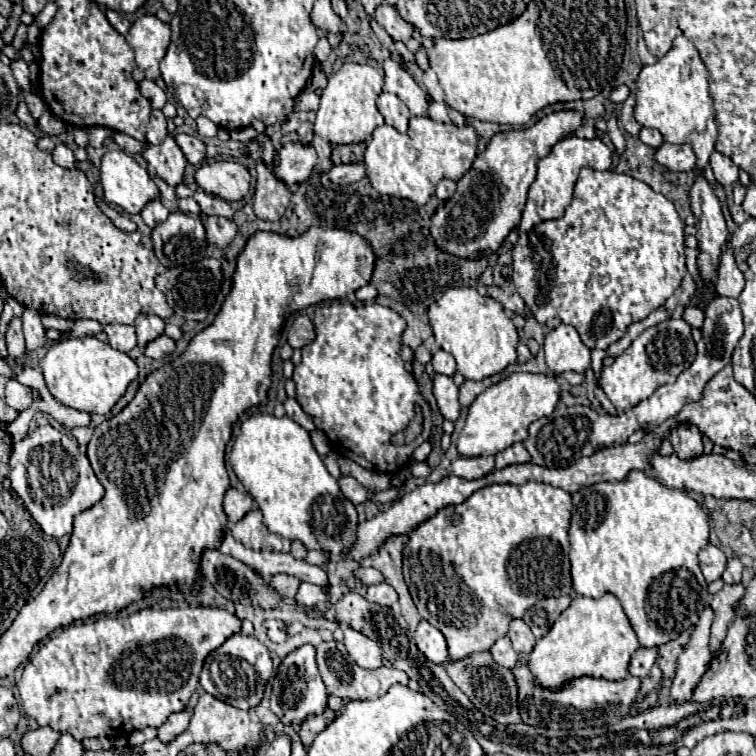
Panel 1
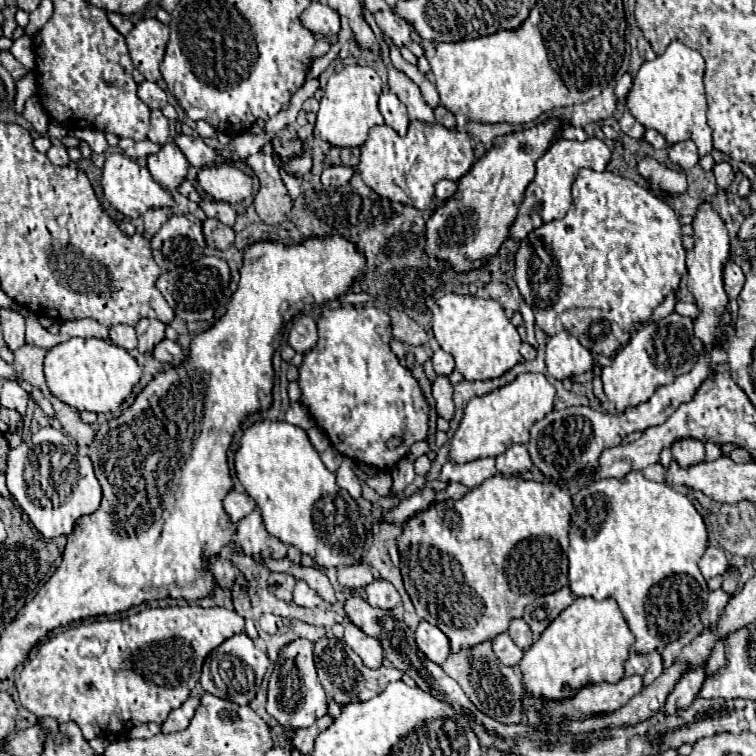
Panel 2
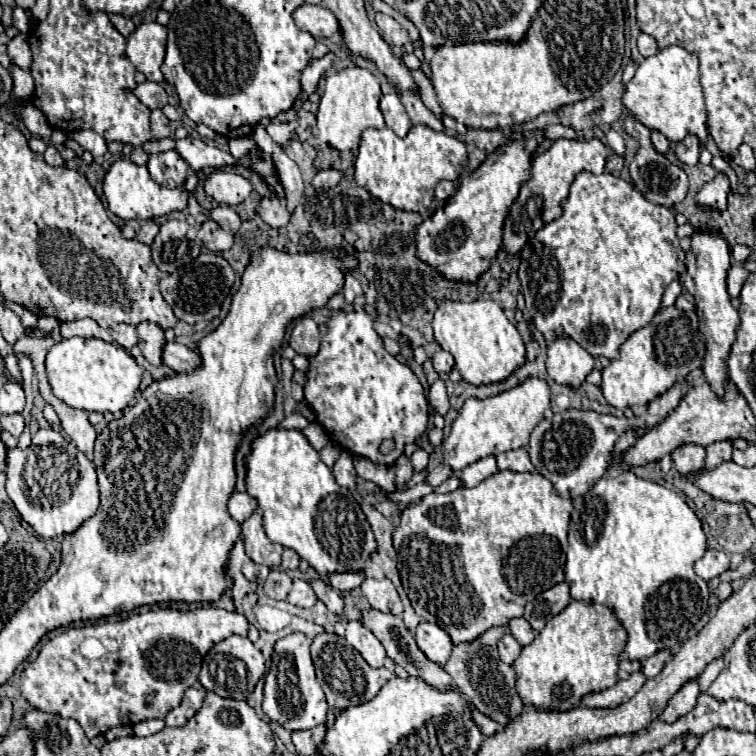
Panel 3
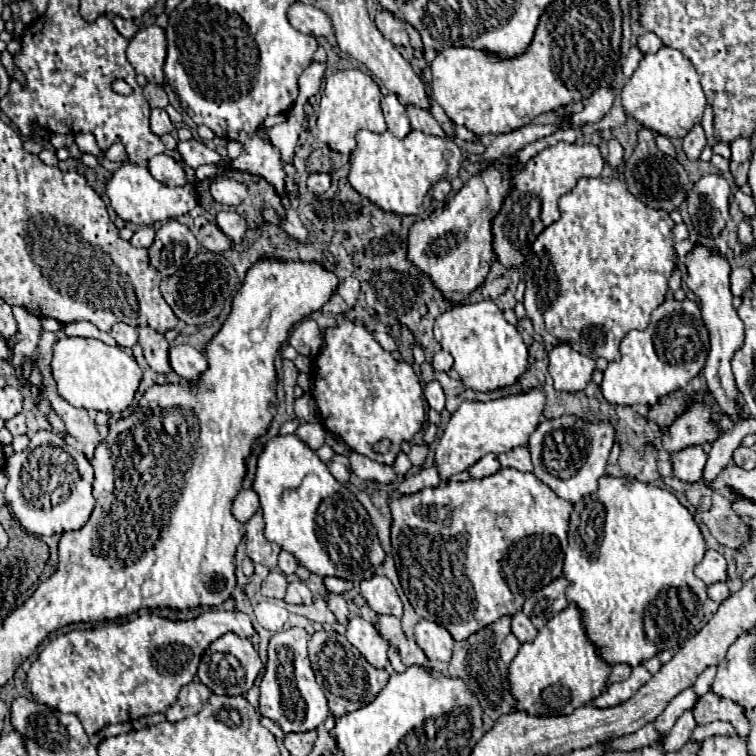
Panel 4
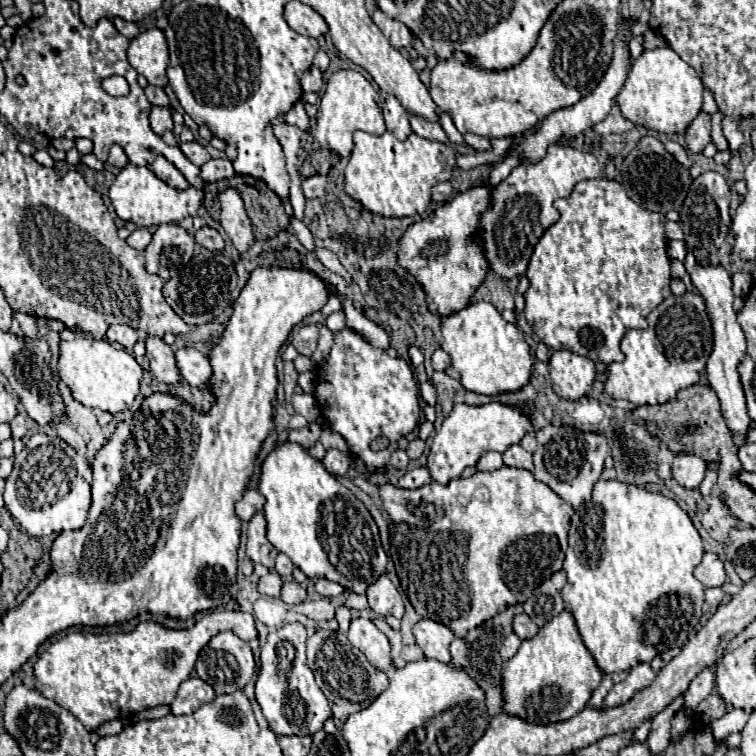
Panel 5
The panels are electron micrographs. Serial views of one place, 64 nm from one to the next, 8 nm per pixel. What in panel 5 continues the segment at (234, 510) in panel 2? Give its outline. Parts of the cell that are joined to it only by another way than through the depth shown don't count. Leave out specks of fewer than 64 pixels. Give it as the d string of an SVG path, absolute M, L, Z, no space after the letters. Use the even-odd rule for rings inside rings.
M246 490L244 496L236 502L236 516L242 522L248 522L258 510L262 510L264 506L264 496L258 494L256 490Z

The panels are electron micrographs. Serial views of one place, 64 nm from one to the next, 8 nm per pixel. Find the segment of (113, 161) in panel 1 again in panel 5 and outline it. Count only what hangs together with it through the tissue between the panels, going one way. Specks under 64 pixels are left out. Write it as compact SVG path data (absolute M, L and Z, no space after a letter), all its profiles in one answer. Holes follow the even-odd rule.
M126 164L114 184L110 186L108 192L112 206L116 210L116 214L126 220L126 222L134 222L136 226L144 226L144 228L152 228L158 224L172 224L178 222L186 216L194 216L200 202L202 202L202 192L196 188L186 188L186 190L176 190L170 188L168 184L164 184L160 178L156 178L146 166L136 166L136 164Z

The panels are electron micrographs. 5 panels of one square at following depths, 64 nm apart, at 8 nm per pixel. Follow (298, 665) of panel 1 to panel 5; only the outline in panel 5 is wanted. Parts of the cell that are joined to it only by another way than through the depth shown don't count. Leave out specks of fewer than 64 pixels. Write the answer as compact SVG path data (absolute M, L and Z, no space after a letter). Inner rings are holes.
M300 622L282 626L268 634L268 640L260 654L260 674L256 680L256 700L270 722L274 734L314 734L322 728L324 720L332 716L324 692L316 686L314 674L306 664L306 628Z

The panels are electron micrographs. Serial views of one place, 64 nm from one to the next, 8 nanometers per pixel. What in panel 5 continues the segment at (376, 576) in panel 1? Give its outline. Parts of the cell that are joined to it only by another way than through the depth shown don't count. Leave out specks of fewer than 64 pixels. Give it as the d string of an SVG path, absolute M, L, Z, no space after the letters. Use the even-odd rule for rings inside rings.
M320 578L316 582L316 592L322 594L322 596L326 596L326 598L332 598L332 596L342 596L346 592L346 588L340 588L340 584L332 584L330 580Z

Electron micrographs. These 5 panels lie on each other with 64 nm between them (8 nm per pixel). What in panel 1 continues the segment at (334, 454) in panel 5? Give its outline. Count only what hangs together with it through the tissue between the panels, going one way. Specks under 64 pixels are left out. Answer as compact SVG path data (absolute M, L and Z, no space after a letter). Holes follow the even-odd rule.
M342 476L342 478L338 480L338 484L340 484L342 494L344 494L348 500L352 500L354 506L358 506L358 504L362 504L362 502L368 500L368 490L366 490L360 482L356 482L354 478Z

